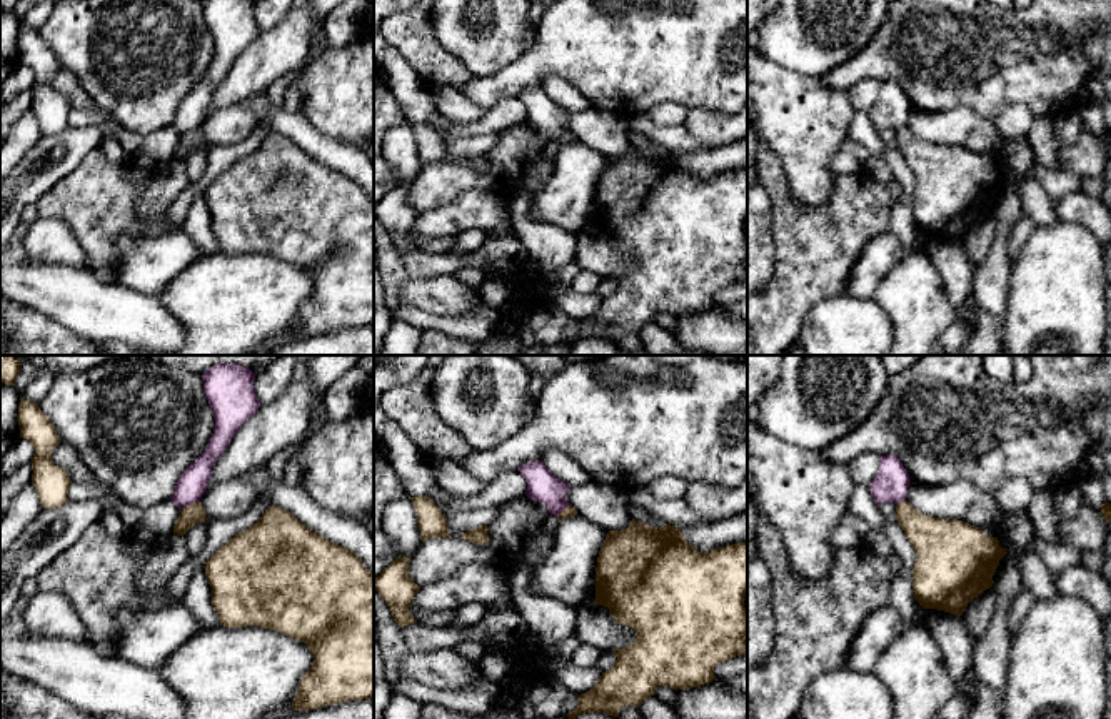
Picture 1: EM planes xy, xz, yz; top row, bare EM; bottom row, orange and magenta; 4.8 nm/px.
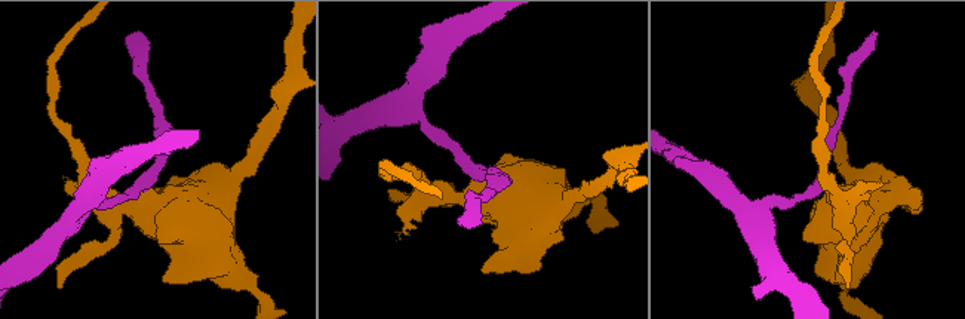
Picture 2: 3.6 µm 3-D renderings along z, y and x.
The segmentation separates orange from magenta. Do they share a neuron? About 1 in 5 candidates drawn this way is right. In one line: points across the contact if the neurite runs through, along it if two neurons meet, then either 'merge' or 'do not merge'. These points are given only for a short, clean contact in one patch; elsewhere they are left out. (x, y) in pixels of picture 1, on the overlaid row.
border xy (199, 501), (192, 501), (180, 509); do not merge

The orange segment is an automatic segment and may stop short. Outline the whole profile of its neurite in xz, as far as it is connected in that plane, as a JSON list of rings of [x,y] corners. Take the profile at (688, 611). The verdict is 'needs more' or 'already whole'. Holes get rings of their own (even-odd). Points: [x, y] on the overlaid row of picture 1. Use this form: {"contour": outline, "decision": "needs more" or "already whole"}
{"contour": [[[632,519],[627,529],[609,530],[597,557],[594,604],[607,607],[619,624],[632,627],[636,641],[624,649],[612,651],[617,657],[614,667],[602,672],[589,692],[579,696],[577,707],[567,717],[574,719],[586,712],[604,712],[617,717],[624,706],[639,707],[654,696],[659,686],[677,691],[712,682],[717,664],[747,652],[746,594],[747,542],[697,552],[681,529],[671,524],[652,527]]], "decision": "already whole"}

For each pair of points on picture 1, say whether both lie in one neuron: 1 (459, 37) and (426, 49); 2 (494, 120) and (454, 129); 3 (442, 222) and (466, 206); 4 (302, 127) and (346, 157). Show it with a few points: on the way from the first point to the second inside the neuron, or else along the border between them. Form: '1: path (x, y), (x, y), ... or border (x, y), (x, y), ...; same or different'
1: border (429, 17), (436, 40), (467, 72); different
2: path (484, 125), (464, 129); same
3: path (447, 221), (461, 211); same
4: path (312, 137), (324, 149), (336, 154); same

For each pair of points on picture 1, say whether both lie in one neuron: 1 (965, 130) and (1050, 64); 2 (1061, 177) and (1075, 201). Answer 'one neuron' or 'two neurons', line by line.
1: two neurons
2: two neurons

